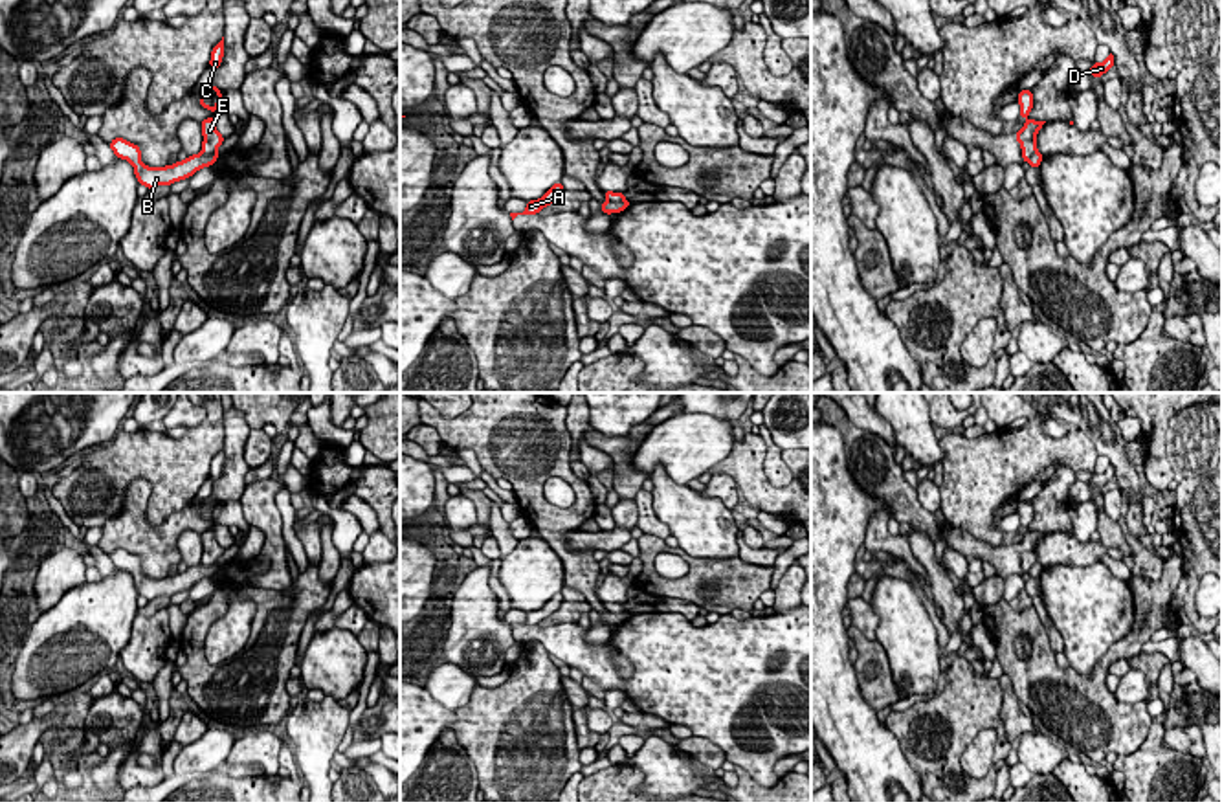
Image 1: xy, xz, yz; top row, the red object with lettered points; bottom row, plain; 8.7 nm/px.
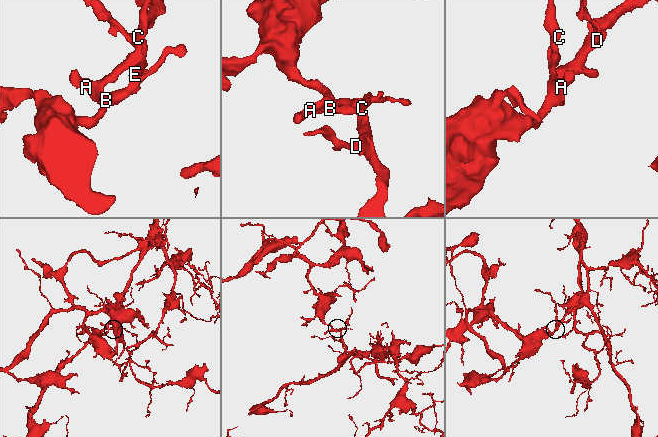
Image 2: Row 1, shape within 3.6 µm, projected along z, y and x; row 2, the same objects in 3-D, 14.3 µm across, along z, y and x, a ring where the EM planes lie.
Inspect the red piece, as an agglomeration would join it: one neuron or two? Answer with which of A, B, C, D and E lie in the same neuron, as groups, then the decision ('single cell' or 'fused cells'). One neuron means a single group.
groups A B C / D E; fused cells

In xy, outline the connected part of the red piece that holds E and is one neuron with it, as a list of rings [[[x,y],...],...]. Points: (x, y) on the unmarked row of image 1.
[[[213,527],[204,530],[200,538],[202,538],[202,547],[204,547],[200,563],[202,565],[217,563],[217,560],[222,556],[226,549],[217,541]]]

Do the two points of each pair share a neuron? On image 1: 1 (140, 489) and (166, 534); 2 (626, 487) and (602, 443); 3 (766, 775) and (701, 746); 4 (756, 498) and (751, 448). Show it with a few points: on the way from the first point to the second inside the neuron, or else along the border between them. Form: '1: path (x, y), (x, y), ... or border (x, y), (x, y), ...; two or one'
1: path (138, 503), (138, 520), (151, 533); one
2: path (626, 476), (622, 459), (613, 450); one
3: border (694, 735), (710, 740), (727, 758); two
4: path (753, 485), (751, 461); one

